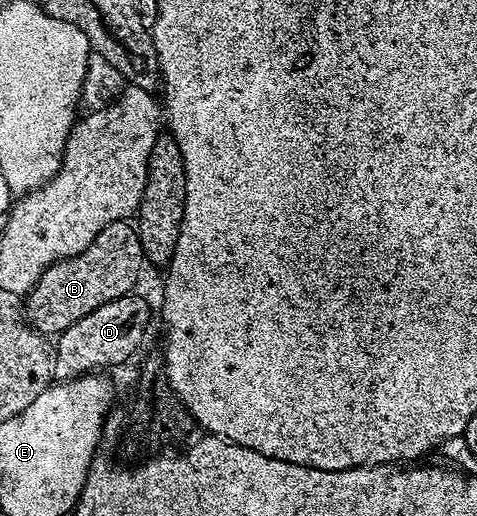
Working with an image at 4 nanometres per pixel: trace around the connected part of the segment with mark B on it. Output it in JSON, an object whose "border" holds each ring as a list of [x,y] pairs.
{"border":[[[129,220],[108,223],[96,235],[94,242],[80,255],[58,261],[47,269],[24,301],[24,313],[29,324],[43,335],[60,335],[72,323],[84,319],[96,307],[133,294],[134,284],[142,273],[144,254],[138,230]]]}

